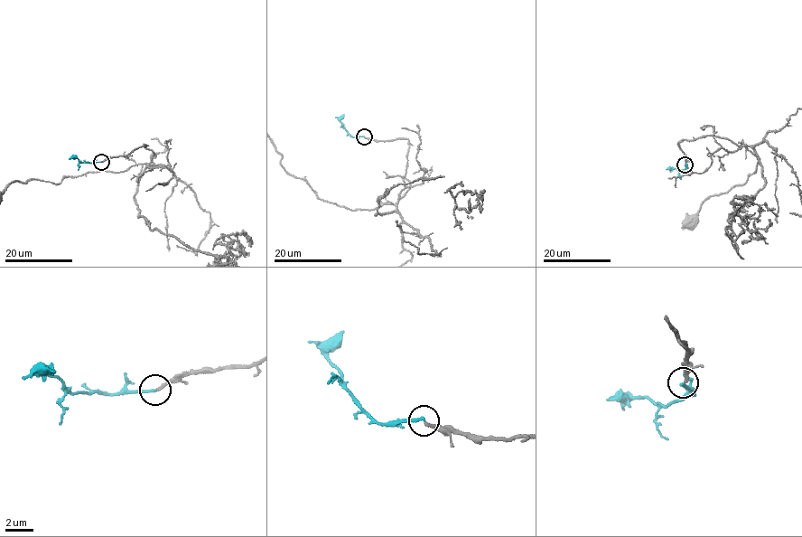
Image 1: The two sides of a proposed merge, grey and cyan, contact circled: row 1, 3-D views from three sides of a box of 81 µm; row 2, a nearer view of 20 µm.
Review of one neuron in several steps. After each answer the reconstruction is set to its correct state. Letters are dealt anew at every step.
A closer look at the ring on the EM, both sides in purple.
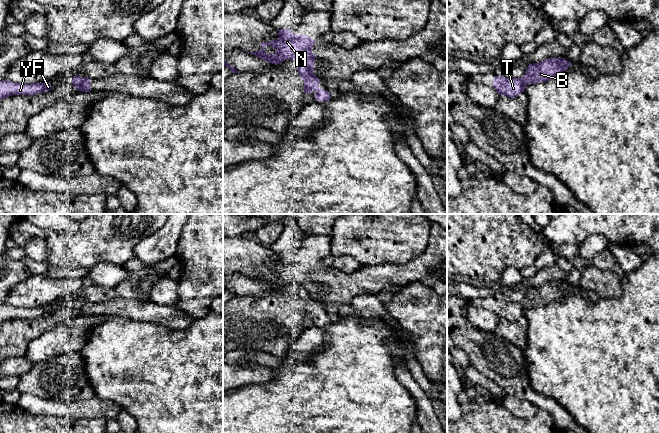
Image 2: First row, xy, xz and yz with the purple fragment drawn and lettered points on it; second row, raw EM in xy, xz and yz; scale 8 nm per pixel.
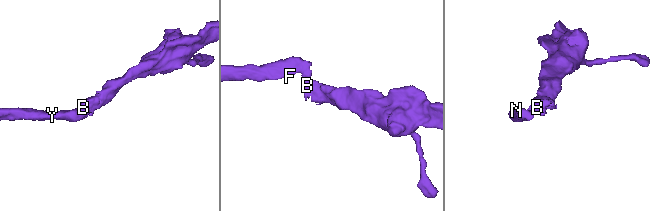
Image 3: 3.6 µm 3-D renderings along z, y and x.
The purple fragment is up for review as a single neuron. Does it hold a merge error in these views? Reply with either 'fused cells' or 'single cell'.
fused cells

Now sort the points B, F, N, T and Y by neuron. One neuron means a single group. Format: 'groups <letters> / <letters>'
groups B / F N T Y

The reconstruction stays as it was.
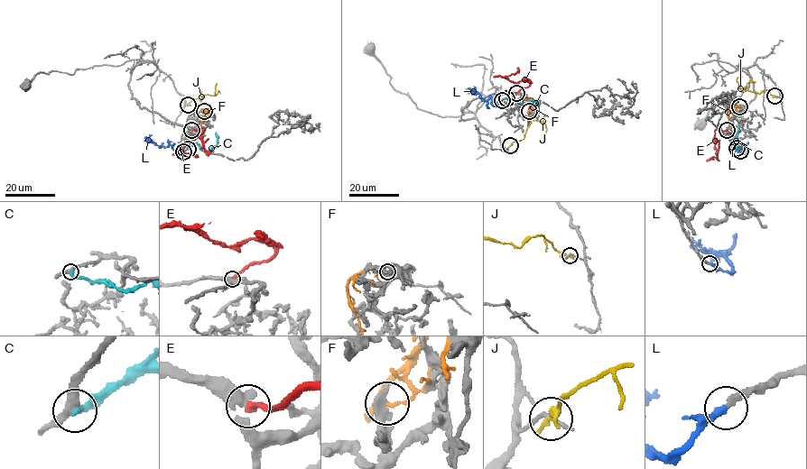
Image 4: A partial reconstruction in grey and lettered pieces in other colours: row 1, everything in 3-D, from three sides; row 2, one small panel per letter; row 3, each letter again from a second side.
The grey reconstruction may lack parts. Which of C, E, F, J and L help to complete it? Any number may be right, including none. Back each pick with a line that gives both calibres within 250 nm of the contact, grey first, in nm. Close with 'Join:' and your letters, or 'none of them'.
L: 240/280 nm
Join: L

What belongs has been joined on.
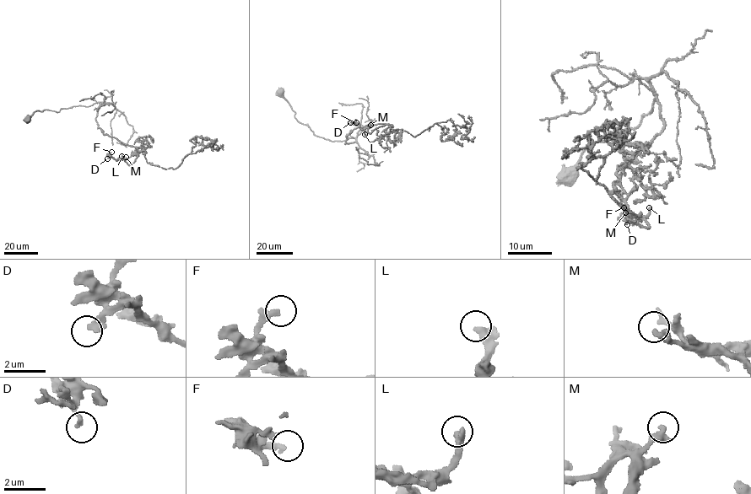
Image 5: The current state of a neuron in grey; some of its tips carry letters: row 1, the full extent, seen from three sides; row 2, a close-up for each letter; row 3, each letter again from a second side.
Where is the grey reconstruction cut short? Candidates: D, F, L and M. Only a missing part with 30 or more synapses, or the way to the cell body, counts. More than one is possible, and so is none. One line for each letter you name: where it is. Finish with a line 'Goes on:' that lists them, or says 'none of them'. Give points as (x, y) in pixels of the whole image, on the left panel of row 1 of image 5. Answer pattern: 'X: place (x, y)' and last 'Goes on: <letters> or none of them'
L: place (121, 156)
Goes on: L

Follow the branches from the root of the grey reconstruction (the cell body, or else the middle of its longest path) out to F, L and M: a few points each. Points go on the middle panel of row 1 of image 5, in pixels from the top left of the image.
F: (281, 93), (296, 120), (325, 139), (355, 139), (348, 143), (351, 131), (385, 124), (370, 133), (356, 122)
L: (281, 93), (296, 120), (325, 139), (355, 139), (348, 143), (351, 131), (385, 124), (364, 134)
M: (281, 93), (296, 120), (325, 139), (355, 139), (348, 143), (351, 131), (385, 124), (370, 133), (370, 125)

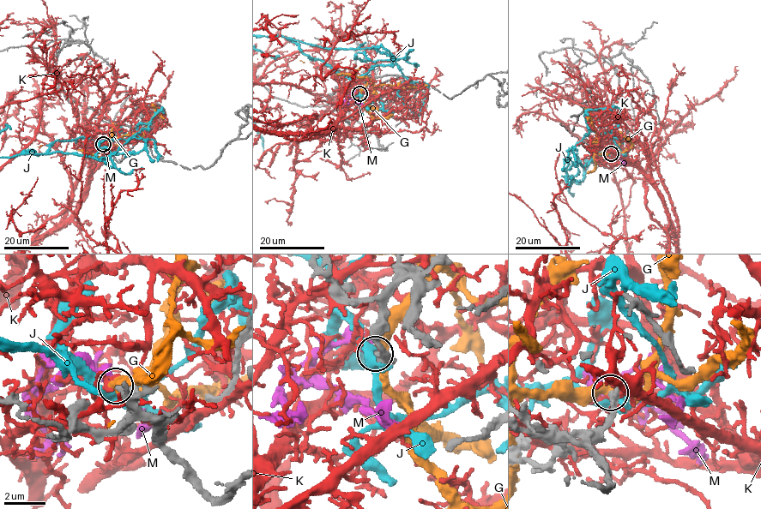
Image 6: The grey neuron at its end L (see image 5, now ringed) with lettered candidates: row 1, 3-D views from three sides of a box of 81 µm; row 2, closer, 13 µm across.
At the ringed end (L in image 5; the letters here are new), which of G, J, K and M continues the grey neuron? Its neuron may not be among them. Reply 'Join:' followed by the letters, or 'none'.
Join: M

